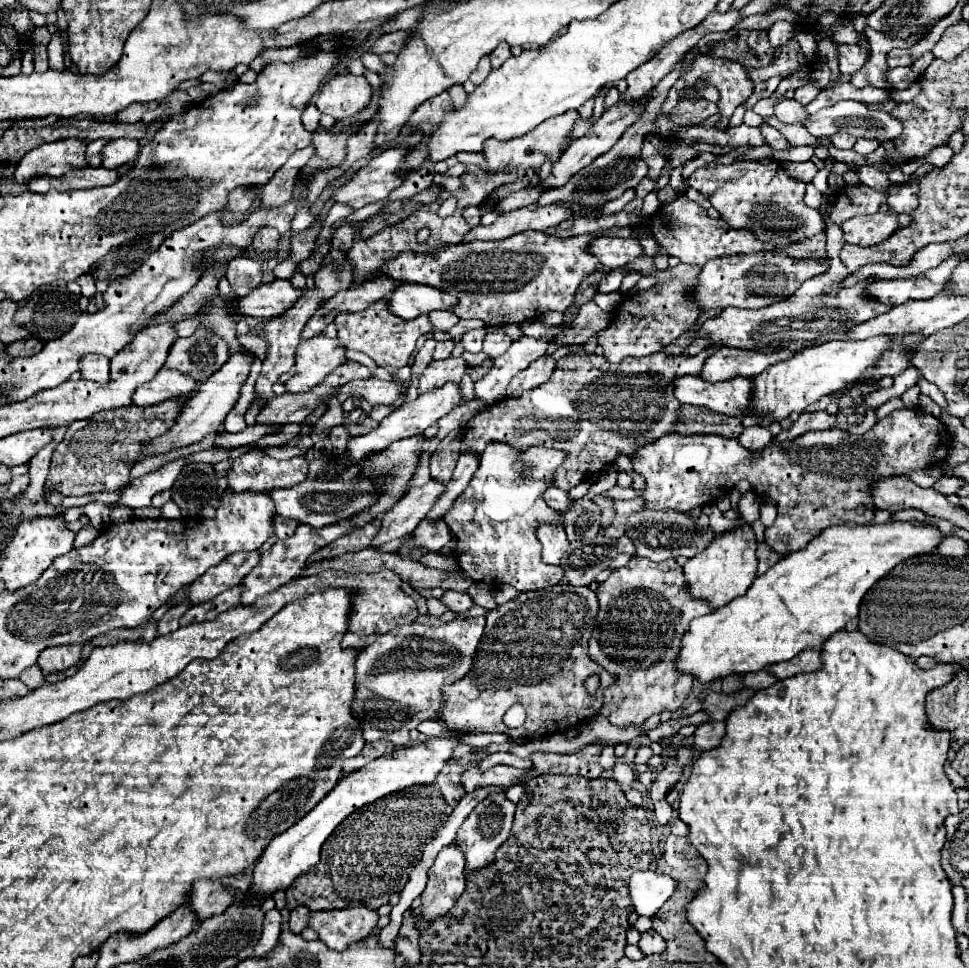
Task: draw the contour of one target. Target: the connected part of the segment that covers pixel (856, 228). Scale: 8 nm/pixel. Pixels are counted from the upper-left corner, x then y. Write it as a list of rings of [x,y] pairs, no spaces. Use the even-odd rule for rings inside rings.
[[[889,209],[871,215],[855,215],[853,219],[843,221],[841,229],[845,243],[871,247],[891,237],[899,229],[899,223],[897,223],[897,213]]]

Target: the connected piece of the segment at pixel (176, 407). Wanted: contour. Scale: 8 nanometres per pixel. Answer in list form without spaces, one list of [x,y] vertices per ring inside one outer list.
[[[169,399],[165,403],[151,405],[151,407],[127,405],[127,407],[119,407],[119,409],[101,411],[101,413],[93,415],[87,421],[75,421],[75,423],[71,423],[67,427],[65,439],[57,445],[57,449],[53,453],[49,477],[45,481],[45,491],[57,491],[61,495],[85,495],[85,493],[115,491],[115,489],[125,487],[125,483],[129,479],[129,471],[133,467],[133,461],[135,461],[135,457],[139,457],[143,453],[145,441],[149,441],[149,439],[153,439],[157,435],[167,433],[169,427],[179,417],[181,407],[183,407],[181,399]]]

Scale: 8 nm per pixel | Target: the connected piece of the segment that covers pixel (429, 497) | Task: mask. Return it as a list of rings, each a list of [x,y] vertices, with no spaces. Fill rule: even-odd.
[[[431,481],[423,487],[409,489],[409,493],[405,493],[405,497],[397,501],[397,505],[393,505],[393,509],[383,513],[381,529],[373,537],[371,547],[379,549],[383,543],[391,539],[411,535],[443,491],[445,491],[445,483],[441,481]]]

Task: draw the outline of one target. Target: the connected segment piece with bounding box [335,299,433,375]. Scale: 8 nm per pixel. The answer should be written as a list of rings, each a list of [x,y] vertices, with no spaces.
[[[385,299],[373,303],[365,311],[337,315],[335,325],[337,325],[337,331],[339,331],[337,337],[339,337],[343,347],[355,349],[355,351],[361,351],[361,353],[369,355],[379,367],[389,369],[391,375],[395,375],[397,369],[401,369],[401,367],[405,367],[409,363],[409,355],[413,353],[417,339],[421,335],[427,335],[433,329],[427,315],[419,315],[419,317],[415,317],[411,321],[395,317],[393,313],[389,313]]]

